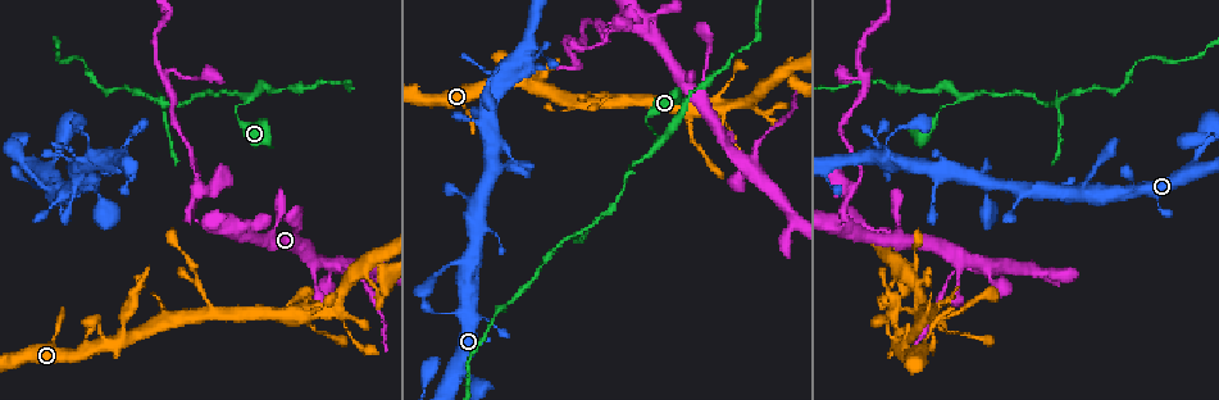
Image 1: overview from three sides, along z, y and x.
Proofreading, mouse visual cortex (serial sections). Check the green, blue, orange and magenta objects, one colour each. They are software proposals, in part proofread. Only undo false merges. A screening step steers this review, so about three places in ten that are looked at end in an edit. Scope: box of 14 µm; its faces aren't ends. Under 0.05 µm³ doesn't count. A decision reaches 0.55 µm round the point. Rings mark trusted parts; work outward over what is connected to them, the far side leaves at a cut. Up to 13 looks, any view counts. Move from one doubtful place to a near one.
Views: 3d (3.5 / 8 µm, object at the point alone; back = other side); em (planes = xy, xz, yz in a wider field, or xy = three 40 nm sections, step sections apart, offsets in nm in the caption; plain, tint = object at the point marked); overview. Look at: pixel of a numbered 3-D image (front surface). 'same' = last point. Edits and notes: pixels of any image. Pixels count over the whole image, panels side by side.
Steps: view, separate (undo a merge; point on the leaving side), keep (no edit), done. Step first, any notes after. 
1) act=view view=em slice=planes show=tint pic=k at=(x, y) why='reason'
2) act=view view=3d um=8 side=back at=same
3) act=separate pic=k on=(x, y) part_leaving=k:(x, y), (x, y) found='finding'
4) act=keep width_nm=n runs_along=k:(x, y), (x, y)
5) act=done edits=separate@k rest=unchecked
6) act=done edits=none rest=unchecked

act=view view=3d um=3.5 pic=1 at=(657, 139) why='abrupt turn'

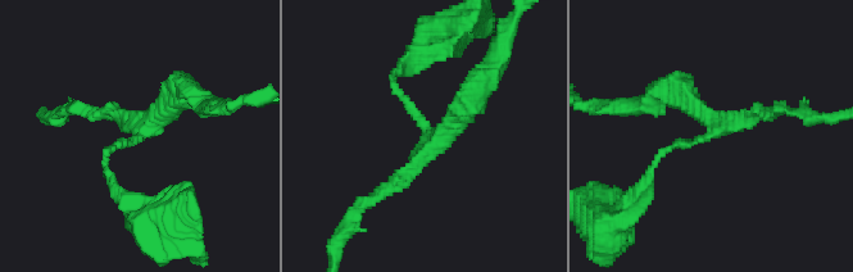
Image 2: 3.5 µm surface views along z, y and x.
act=view view=em slice=xy step=1 show=tint pic=2 at=(714, 132)

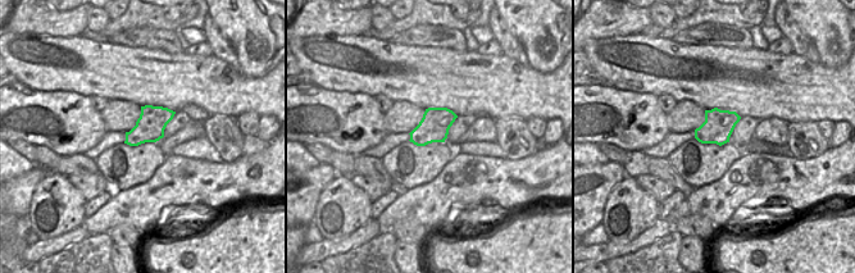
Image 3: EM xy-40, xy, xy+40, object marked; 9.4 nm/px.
act=keep arm_widths_nm=100,200,300 runs_along=2:(653, 166), (676, 143), (775, 110) found='one cell here'

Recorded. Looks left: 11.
act=view view=3d um=3.5 pic=1 at=(202, 225)

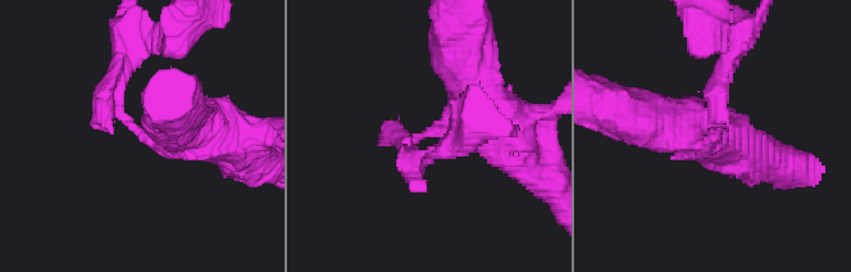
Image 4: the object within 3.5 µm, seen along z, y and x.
act=separate pic=4 on=(395, 136) part_leaving=4:(403, 139), (415, 181) found='two cells meet here'

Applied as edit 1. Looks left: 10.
act=view view=overview

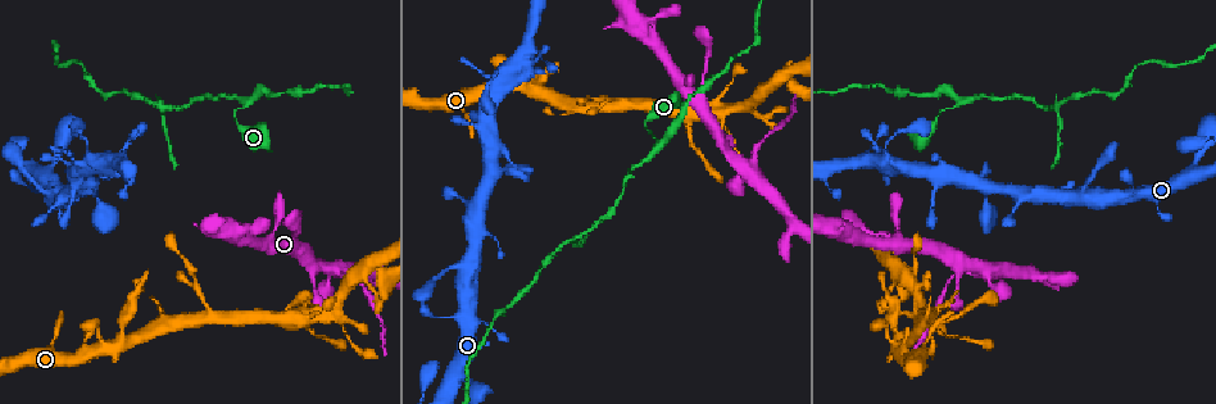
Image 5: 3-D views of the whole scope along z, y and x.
act=view view=em slice=xy step=3 show=tint pic=5 at=(122, 335) why='narrows sharply'

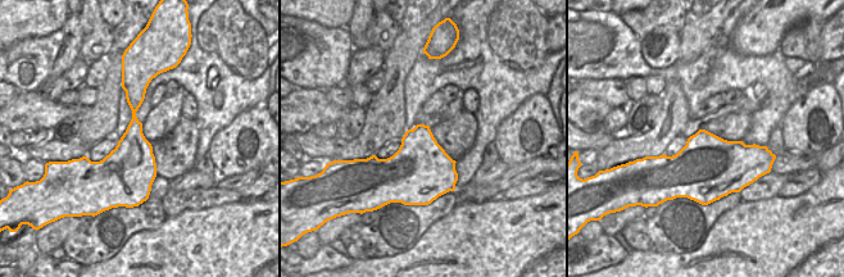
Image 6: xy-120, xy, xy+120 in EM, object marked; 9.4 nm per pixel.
act=view view=3d um=3.5 at=same

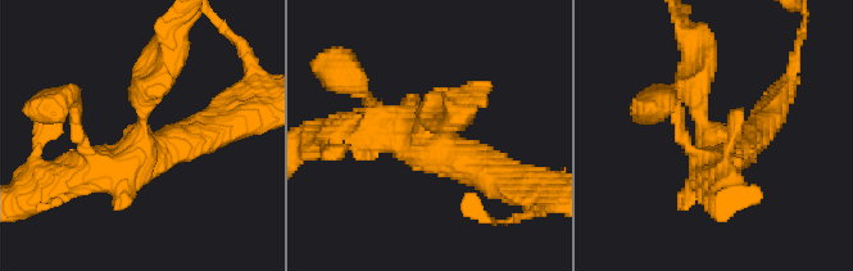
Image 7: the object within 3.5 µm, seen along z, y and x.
act=keep found='one cell here'

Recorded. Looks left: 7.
act=view view=3d um=3.5 pic=5 at=(604, 97) why='narrows sharply'

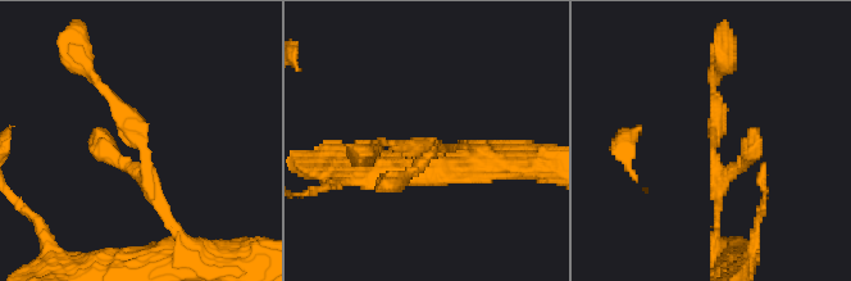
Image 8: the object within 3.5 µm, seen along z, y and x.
act=view view=em slice=xy step=1 show=tint pic=8 at=(428, 145)

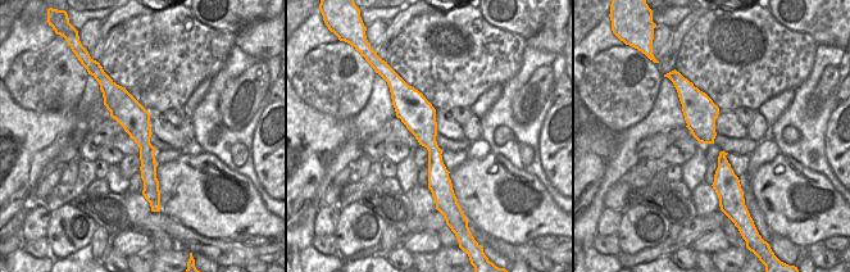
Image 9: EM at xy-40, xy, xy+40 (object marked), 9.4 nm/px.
act=keep runs_along=8:(174, 221), (151, 194), (136, 130), (92, 80) found='all the same cell'

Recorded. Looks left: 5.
act=view view=3d um=3.5 pic=5 at=(305, 325) why='four or more arms meet'

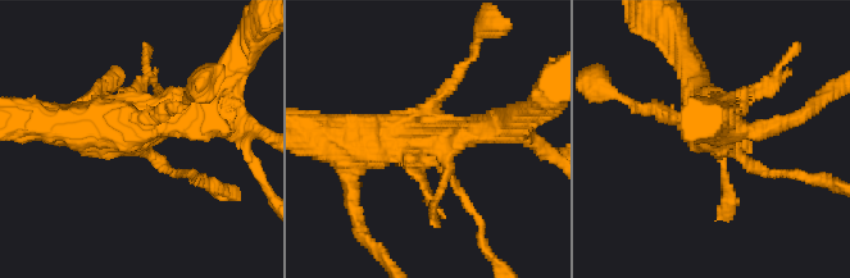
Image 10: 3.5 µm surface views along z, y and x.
act=view view=em slice=xy step=3 show=plain pic=10 at=(427, 156) why='now the EM'

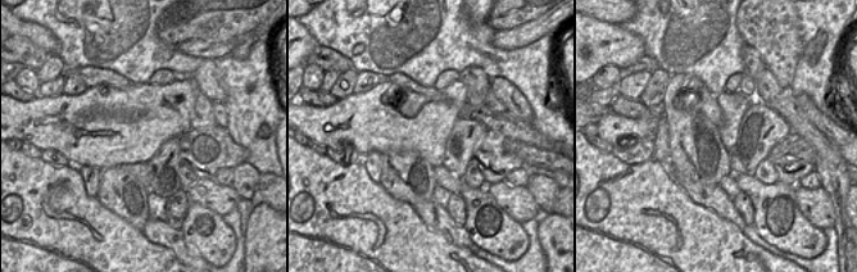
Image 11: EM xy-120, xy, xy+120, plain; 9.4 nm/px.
act=view view=em slice=xy step=3 show=tint at=same why='with the object marked'

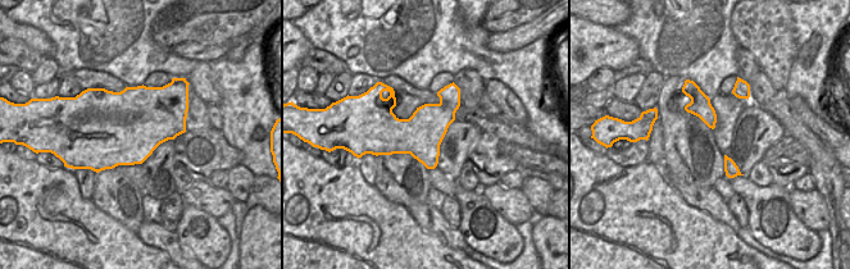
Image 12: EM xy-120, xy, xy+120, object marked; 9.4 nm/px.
act=keep found='continuous, no second cell'

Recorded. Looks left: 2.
act=done edits=separate@4 rest=unchecked

